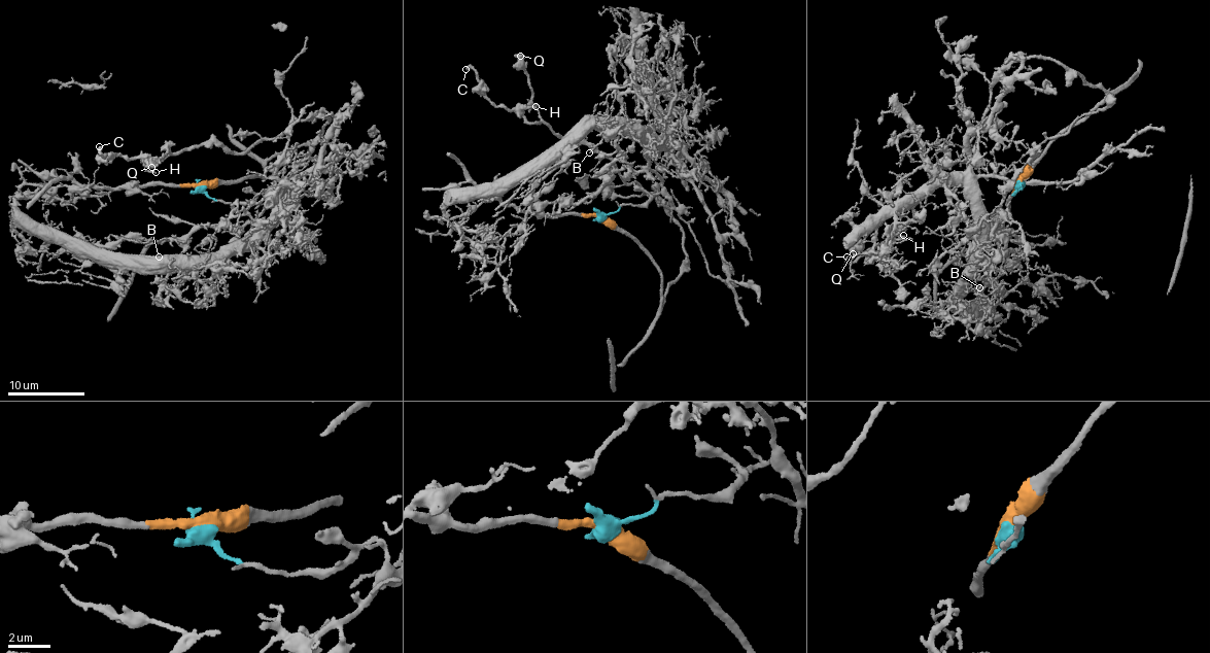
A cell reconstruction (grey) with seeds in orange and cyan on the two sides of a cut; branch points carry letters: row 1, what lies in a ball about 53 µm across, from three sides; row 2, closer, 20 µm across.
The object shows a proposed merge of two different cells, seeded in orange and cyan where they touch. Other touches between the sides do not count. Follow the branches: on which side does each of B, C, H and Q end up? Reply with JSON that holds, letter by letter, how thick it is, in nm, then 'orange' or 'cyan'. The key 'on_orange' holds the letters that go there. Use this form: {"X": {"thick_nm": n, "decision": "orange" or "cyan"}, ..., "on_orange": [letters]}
{"B": {"thick_nm": 110, "decision": "cyan"}, "C": {"thick_nm": 340, "decision": "orange"}, "H": {"thick_nm": 160, "decision": "orange"}, "Q": {"thick_nm": 650, "decision": "orange"}, "on_orange": ["C", "H", "Q"]}

